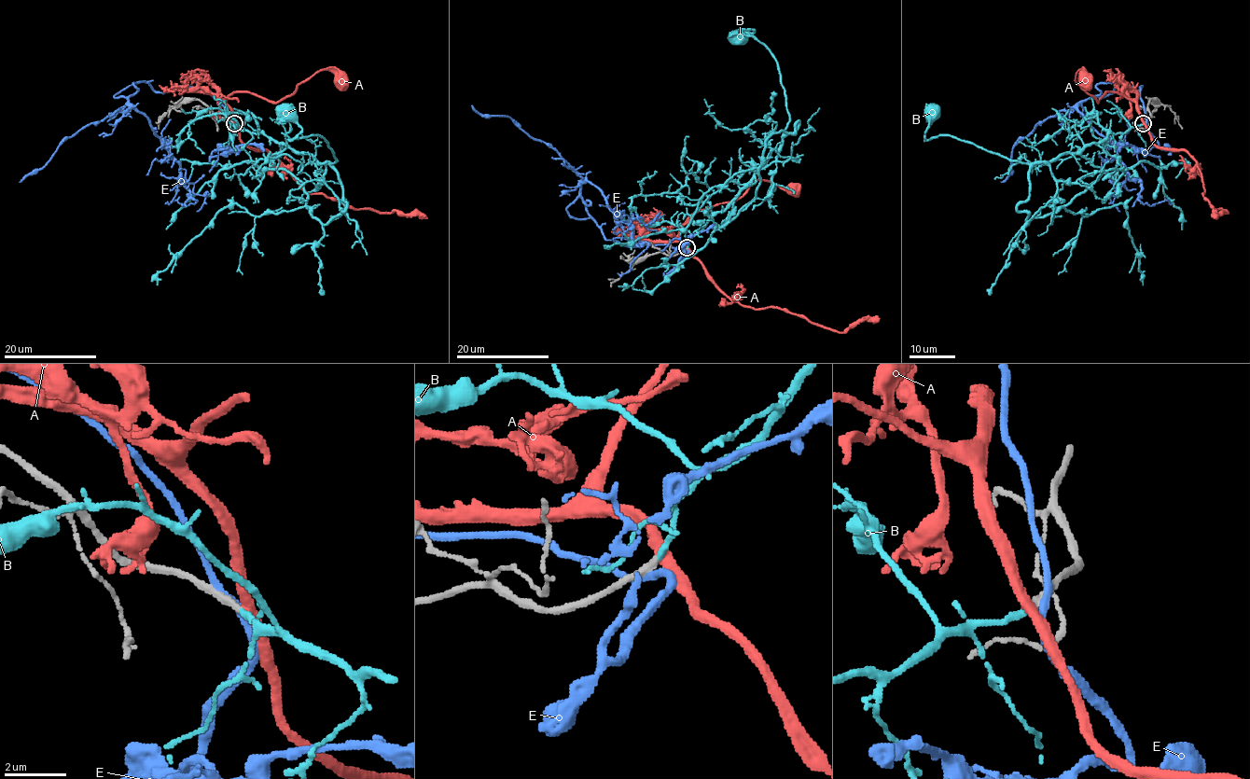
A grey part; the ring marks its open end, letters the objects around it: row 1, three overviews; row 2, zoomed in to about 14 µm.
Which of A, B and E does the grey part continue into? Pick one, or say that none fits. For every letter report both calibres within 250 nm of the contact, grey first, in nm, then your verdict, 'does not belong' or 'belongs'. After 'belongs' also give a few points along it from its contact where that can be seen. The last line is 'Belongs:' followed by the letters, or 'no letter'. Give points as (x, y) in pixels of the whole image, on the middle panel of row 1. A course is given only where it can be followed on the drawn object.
A: calibres 280 and 340 nm; does not belong
B: calibres 280 and 190 nm; belongs; course (687, 248), (781, 146), (786, 127), (786, 98), (773, 55), (742, 31), (752, 29), (740, 38)
E: calibres 320 and 240 nm; does not belong
Belongs: B

